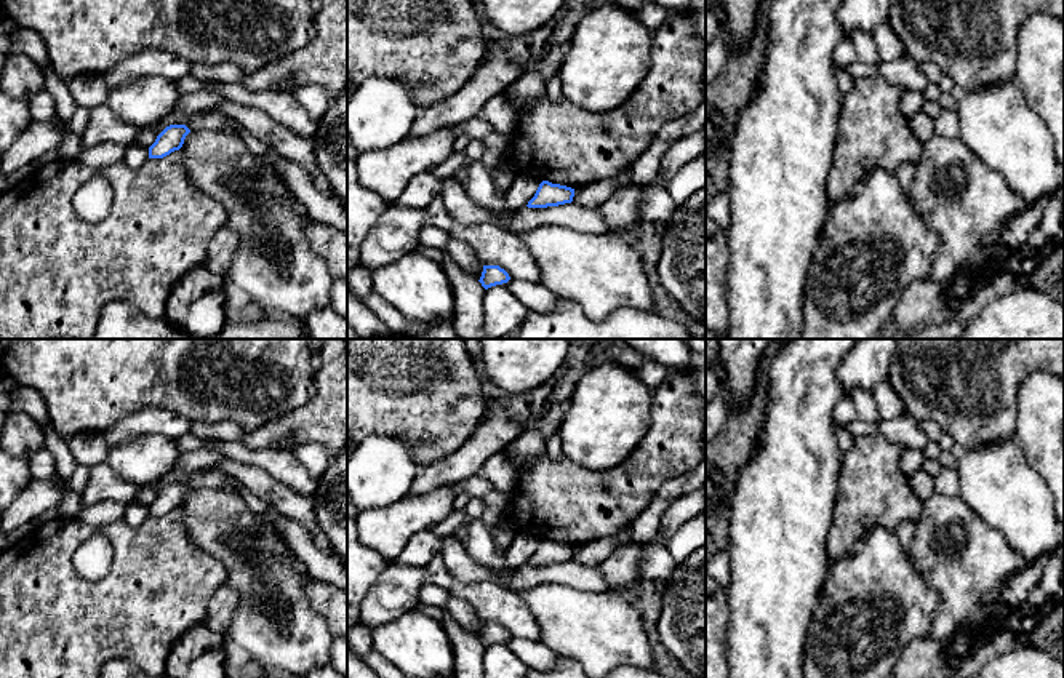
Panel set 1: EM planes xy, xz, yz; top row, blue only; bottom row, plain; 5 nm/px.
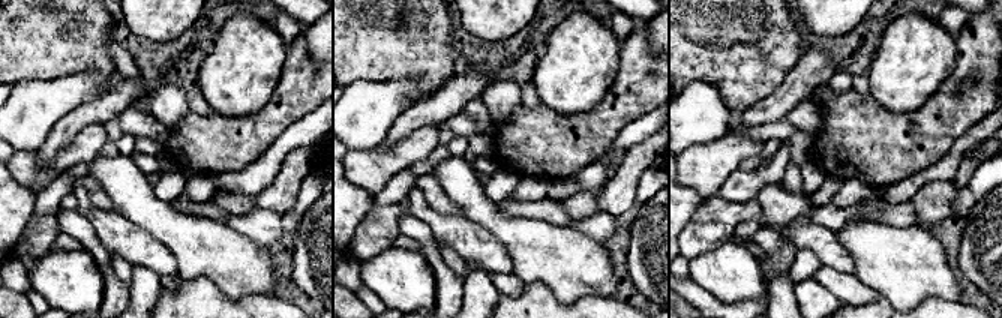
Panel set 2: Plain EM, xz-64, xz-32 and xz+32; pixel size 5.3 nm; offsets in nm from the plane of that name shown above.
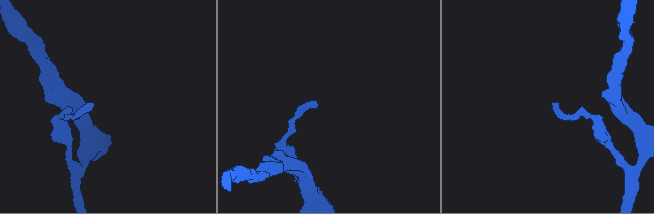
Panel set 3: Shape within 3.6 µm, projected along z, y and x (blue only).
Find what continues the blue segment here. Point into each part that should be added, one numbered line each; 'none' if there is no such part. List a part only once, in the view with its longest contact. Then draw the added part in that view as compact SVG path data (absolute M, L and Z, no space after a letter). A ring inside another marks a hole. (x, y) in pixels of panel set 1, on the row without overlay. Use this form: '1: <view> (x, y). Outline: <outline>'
none

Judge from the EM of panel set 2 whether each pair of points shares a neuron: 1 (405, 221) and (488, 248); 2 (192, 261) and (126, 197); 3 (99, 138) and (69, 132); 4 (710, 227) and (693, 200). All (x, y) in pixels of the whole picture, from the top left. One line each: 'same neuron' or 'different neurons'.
1: different neurons
2: same neuron
3: different neurons
4: different neurons

